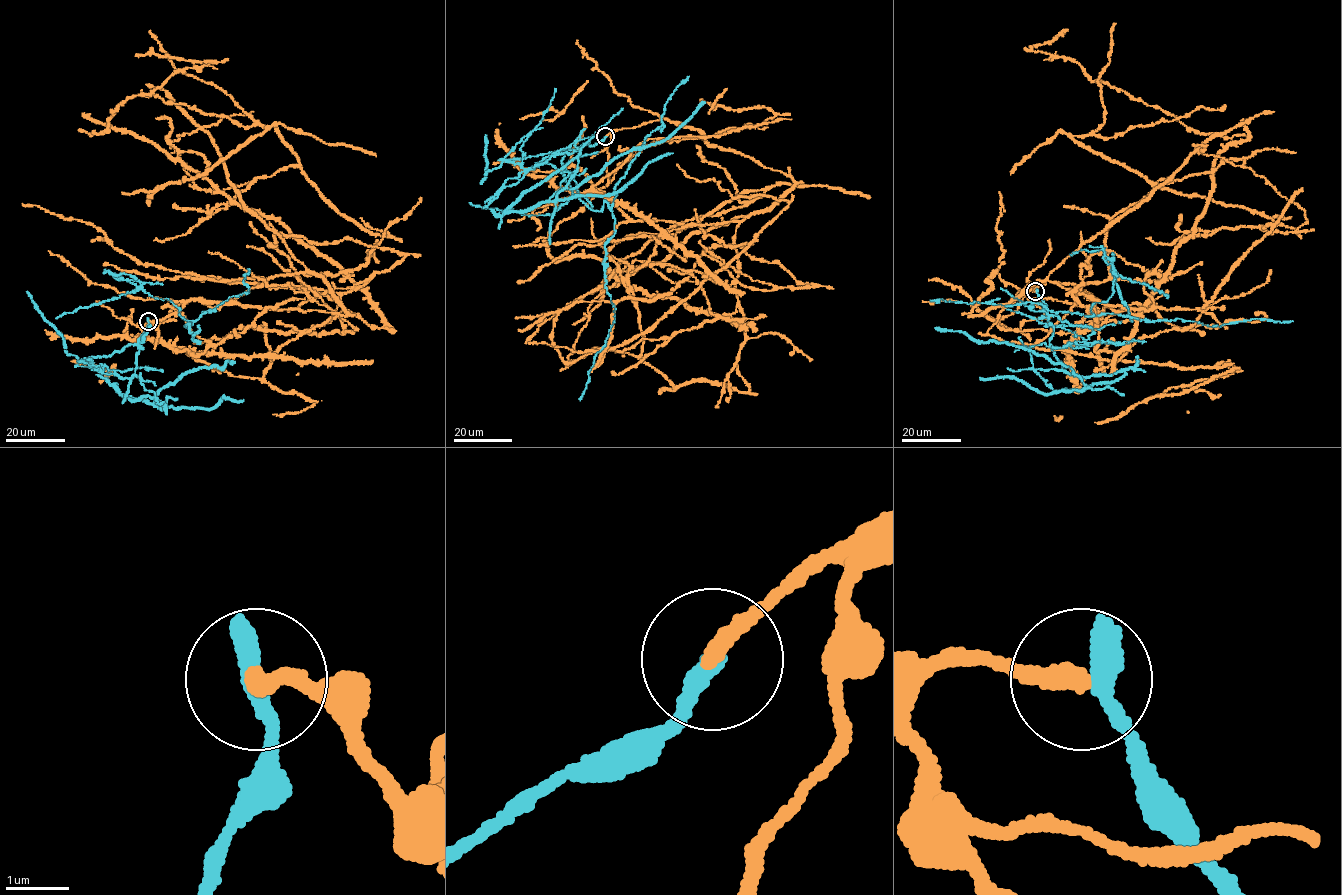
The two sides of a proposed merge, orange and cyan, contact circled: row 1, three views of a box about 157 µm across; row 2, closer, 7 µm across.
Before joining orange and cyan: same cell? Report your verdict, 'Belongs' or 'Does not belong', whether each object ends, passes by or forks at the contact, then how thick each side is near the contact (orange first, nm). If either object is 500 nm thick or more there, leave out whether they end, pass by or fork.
Does not belong. At the ring orange ends. At the ring cyan ends. Thickness 300 nm (orange) against 400 nm

